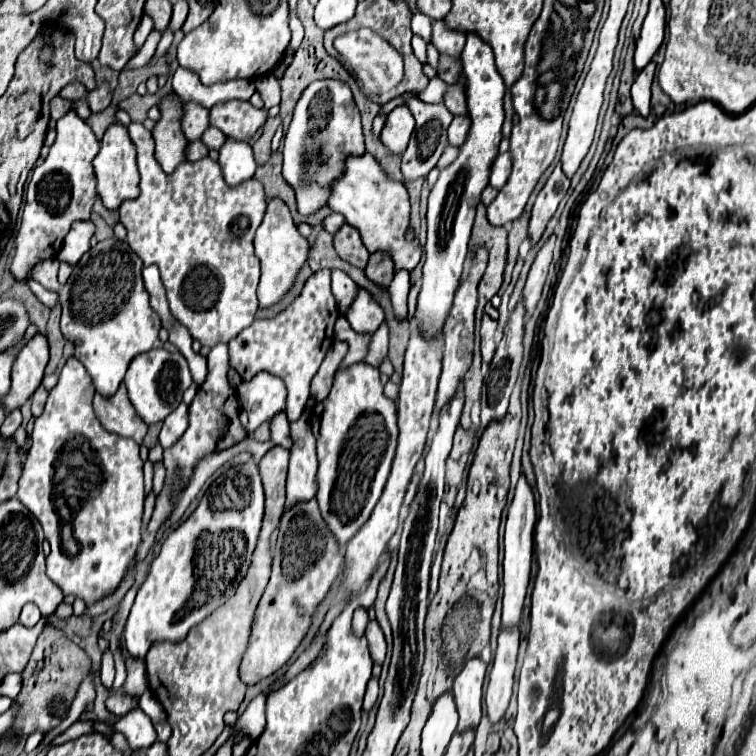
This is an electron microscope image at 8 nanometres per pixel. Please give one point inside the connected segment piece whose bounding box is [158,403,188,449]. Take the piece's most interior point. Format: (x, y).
(175, 424)

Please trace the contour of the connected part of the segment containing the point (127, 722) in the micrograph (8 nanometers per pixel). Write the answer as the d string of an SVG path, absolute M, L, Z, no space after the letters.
M132 709L124 717L120 717L113 725L115 731L124 733L128 739L128 745L132 749L138 747L150 747L156 741L156 729L152 719L142 709Z

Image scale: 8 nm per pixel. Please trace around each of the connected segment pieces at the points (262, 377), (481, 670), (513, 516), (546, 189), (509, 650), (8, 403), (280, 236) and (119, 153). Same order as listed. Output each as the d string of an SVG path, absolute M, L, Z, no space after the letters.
M268 371L256 373L250 381L242 381L238 385L238 395L244 401L244 411L248 413L248 433L254 431L260 423L270 421L276 411L284 409L286 403L286 387L276 379L276 375Z
M472 657L464 663L462 671L454 679L456 709L460 715L458 729L468 729L478 725L482 715L482 683L486 675L486 661L482 657Z
M520 473L514 499L508 509L508 519L506 519L506 537L504 537L504 561L502 561L502 587L504 587L504 597L502 597L502 625L518 625L528 581L530 581L530 565L532 565L532 553L534 553L534 527L536 527L536 503L534 503L534 493L532 487L526 481L526 475Z
M558 163L556 169L552 171L552 175L548 177L546 185L538 193L534 209L532 209L532 219L530 219L532 243L538 243L538 239L542 237L542 233L546 229L546 223L554 215L554 211L556 211L558 203L562 201L562 197L566 195L568 187L570 187L570 179L564 175L564 171L562 171L562 167Z
M502 627L498 635L498 649L494 655L488 689L486 689L486 711L492 723L502 719L506 713L512 695L516 653L518 653L518 629Z
M36 333L24 349L18 353L12 367L12 389L4 397L6 413L22 407L22 403L36 391L44 377L48 363L48 339L42 333Z
M280 197L268 199L266 215L256 231L256 237L254 237L254 249L256 249L256 257L262 263L258 301L260 301L260 307L268 307L268 305L276 303L278 299L282 299L282 295L290 289L290 285L294 283L294 277L300 271L304 259L308 257L308 249L310 249L308 239L298 233L294 221L292 221L290 209Z
M112 123L102 141L100 153L94 159L94 173L96 173L96 189L108 209L118 209L124 199L134 199L138 195L138 165L136 165L136 147L128 135L128 129L122 123Z

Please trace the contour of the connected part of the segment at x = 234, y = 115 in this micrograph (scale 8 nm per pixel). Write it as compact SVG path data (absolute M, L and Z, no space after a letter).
M240 99L218 103L210 109L210 125L236 141L250 141L266 117L268 113L264 109L256 109L250 101Z

